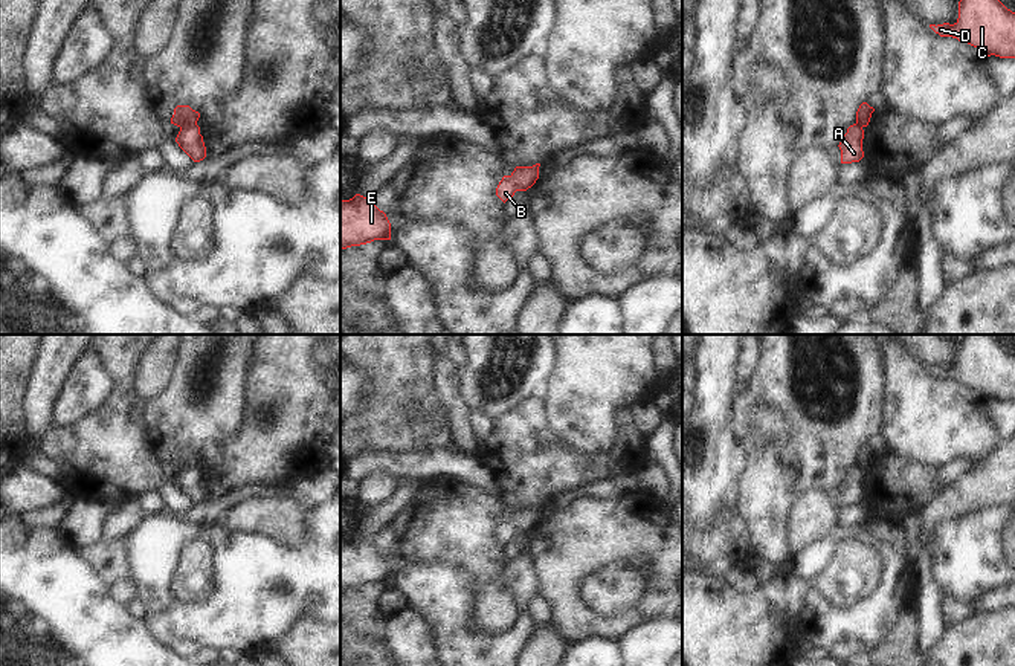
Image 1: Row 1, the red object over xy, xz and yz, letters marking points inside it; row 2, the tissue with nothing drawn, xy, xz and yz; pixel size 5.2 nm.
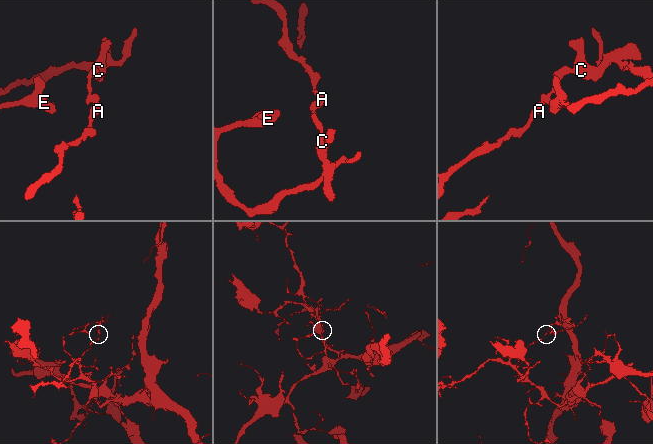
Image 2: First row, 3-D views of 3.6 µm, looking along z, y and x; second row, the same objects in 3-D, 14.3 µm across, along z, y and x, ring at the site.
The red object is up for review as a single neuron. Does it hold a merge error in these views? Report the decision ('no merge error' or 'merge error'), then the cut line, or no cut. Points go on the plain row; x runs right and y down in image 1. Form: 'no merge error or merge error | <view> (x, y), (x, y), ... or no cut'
merge error | xy (196, 465), (180, 471)

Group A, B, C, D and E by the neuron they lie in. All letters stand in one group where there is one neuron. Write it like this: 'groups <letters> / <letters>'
groups A / B C D E

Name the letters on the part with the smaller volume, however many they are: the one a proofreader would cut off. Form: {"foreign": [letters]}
{"foreign": ["B", "C", "D", "E"]}

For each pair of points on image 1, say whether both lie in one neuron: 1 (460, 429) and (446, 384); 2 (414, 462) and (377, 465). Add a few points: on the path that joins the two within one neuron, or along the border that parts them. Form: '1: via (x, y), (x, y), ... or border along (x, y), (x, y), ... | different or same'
1: via (458, 419), (458, 411), (449, 394) | same
2: via (405, 463), (386, 463) | same

